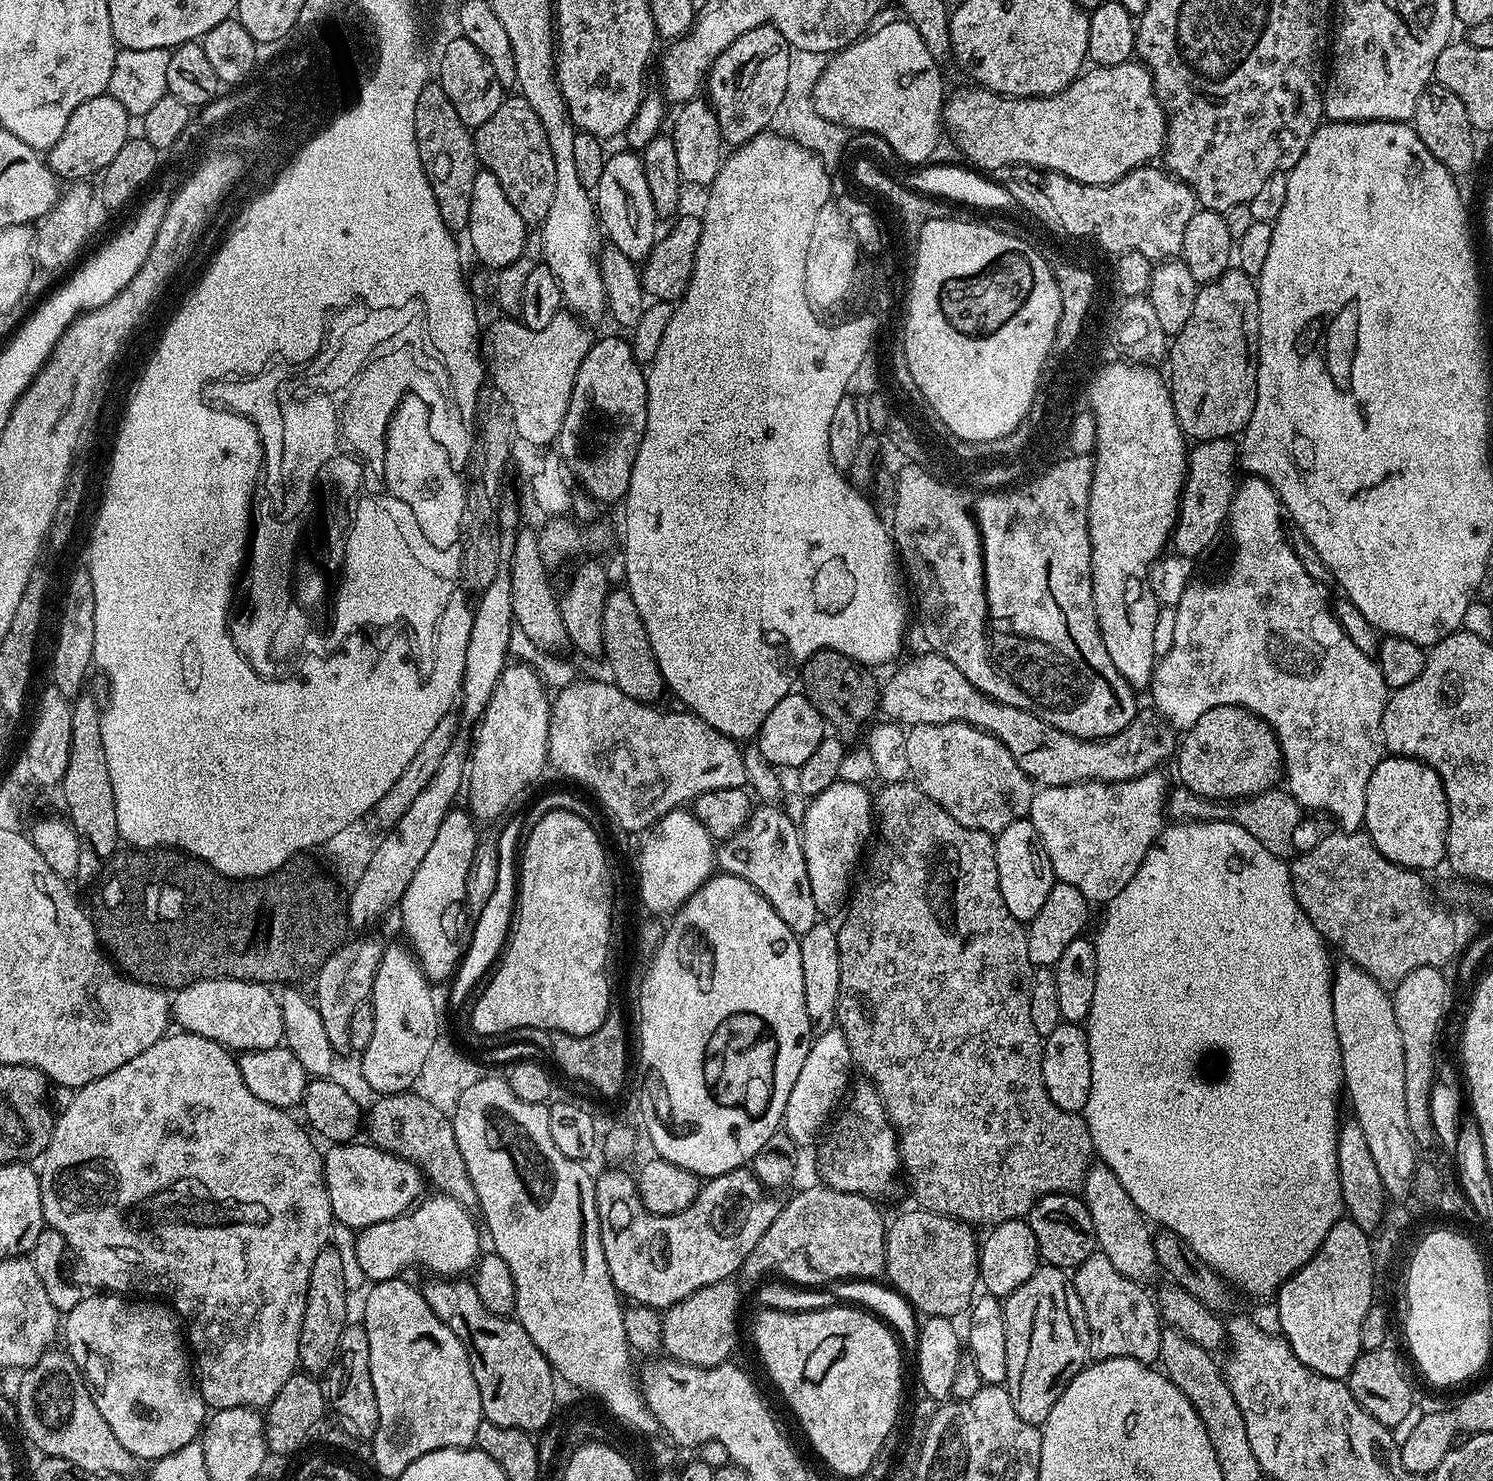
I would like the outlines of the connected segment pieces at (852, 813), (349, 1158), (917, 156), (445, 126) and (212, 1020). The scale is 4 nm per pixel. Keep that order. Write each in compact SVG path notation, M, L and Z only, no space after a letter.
M838 779L807 801L804 824L802 820L806 874L810 874L814 906L821 917L832 918L828 916L834 915L836 911L837 915L845 907L850 896L850 885L853 883L852 871L860 860L864 843L866 848L873 835L874 796L868 790L863 784Z
M371 1142L360 1143L333 1143L328 1148L329 1152L323 1153L324 1185L326 1194L330 1194L332 1215L337 1225L345 1224L346 1227L352 1228L351 1230L359 1230L366 1226L374 1226L378 1222L398 1218L425 1195L424 1186L426 1187L424 1174L414 1164L393 1153L384 1152Z
M897 18L882 25L877 32L869 31L860 39L853 40L823 65L821 77L812 92L813 108L830 123L838 123L856 132L877 132L892 147L897 161L908 166L927 165L933 159L932 151L940 144L940 132L942 136L946 91L940 72L941 65L936 64L926 50L922 34L914 30L909 20Z
M439 82L425 84L418 102L414 102L414 138L418 142L418 158L422 158L422 170L434 190L434 202L438 202L438 214L453 234L460 234L468 227L470 218L470 194L474 194L474 178L478 161L474 136L458 118L454 102L446 98Z
M199 980L179 989L170 1000L170 1016L177 1029L210 1038L236 1054L281 1047L282 1010L277 993L253 980Z

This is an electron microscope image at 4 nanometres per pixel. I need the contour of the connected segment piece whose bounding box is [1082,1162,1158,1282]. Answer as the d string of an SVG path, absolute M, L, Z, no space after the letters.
M1099 1162L1093 1163L1084 1179L1082 1199L1094 1222L1099 1251L1103 1252L1106 1258L1110 1258L1110 1262L1114 1262L1114 1270L1137 1282L1145 1282L1144 1280L1150 1279L1152 1275L1157 1275L1158 1265L1152 1245L1153 1229L1138 1210L1138 1206L1134 1206L1134 1198L1126 1194L1126 1186L1118 1182L1114 1170Z

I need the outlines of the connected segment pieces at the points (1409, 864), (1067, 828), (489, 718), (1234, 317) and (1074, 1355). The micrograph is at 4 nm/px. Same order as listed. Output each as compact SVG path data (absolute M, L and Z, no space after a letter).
M1385 755L1366 782L1363 831L1390 862L1403 868L1425 870L1443 865L1450 839L1448 799L1440 776L1429 765L1410 756Z
M1088 780L1085 784L1067 784L1057 788L1041 787L1033 795L1027 819L1032 821L1034 830L1038 830L1038 838L1042 838L1042 846L1046 846L1046 854L1050 854L1050 866L1057 881L1074 886L1074 890L1081 892L1093 905L1107 905L1109 900L1122 894L1122 890L1126 890L1126 882L1130 882L1130 878L1134 878L1134 874L1138 874L1138 868L1142 866L1148 853L1144 848L1144 800L1096 800L1096 788L1092 788L1092 780Z
M512 662L505 667L478 721L480 729L470 748L470 767L466 773L467 807L477 821L491 822L503 817L508 807L517 803L519 796L549 767L552 700L539 671L524 664L527 663Z
M1229 267L1216 280L1205 283L1194 298L1194 310L1182 330L1171 337L1166 360L1172 363L1170 391L1174 414L1189 441L1227 440L1244 431L1254 414L1258 390L1258 284L1238 267Z
M1051 1266L1037 1267L1036 1272L1030 1274L1030 1278L1026 1278L1026 1282L1022 1282L1022 1286L1018 1286L1018 1290L1014 1290L1006 1297L1003 1305L1004 1320L1006 1322L1006 1378L1004 1379L1004 1384L1010 1394L1010 1402L1014 1402L1014 1410L1017 1412L1018 1418L1022 1418L1022 1422L1030 1422L1031 1424L1042 1426L1046 1422L1050 1410L1054 1410L1054 1402L1058 1402L1058 1398L1064 1393L1068 1383L1089 1363L1088 1343L1090 1342L1090 1333L1088 1333L1086 1310L1082 1310L1082 1302L1078 1298L1069 1273L1065 1269Z

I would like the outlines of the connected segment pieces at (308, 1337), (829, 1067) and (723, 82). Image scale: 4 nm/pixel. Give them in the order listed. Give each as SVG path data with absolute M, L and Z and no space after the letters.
M335 1246L323 1248L314 1258L306 1294L306 1310L302 1314L302 1330L298 1338L299 1367L309 1374L324 1374L336 1360L338 1338L349 1323L348 1276L344 1273L344 1256Z
M834 1026L830 1030L819 1033L813 1039L810 1050L806 1054L806 1062L802 1062L802 1074L798 1074L798 1082L794 1082L794 1090L790 1090L790 1098L786 1102L784 1111L783 1131L788 1133L788 1137L795 1144L804 1146L812 1139L815 1141L825 1131L830 1117L837 1111L842 1097L849 1091L848 1075L851 1072L854 1072L852 1055L850 1046L846 1046L846 1038L842 1030Z
M763 24L754 30L746 30L712 64L712 69L708 71L706 77L707 99L710 101L713 110L718 118L720 127L720 139L725 145L739 146L750 142L758 133L772 128L773 118L779 114L779 106L782 98L785 97L786 78L789 75L789 59L792 45L787 38L773 26L773 24Z

